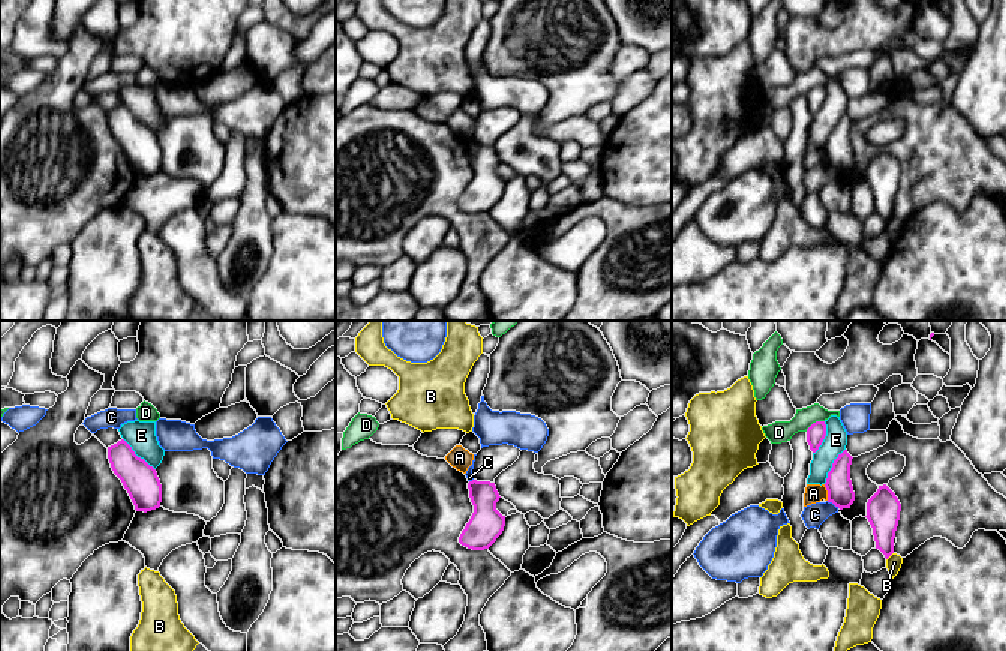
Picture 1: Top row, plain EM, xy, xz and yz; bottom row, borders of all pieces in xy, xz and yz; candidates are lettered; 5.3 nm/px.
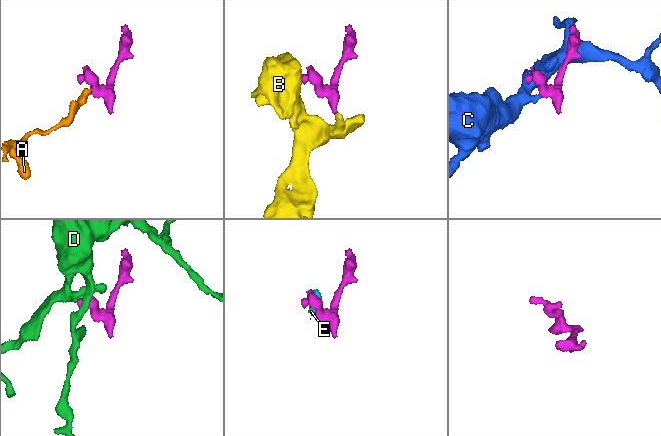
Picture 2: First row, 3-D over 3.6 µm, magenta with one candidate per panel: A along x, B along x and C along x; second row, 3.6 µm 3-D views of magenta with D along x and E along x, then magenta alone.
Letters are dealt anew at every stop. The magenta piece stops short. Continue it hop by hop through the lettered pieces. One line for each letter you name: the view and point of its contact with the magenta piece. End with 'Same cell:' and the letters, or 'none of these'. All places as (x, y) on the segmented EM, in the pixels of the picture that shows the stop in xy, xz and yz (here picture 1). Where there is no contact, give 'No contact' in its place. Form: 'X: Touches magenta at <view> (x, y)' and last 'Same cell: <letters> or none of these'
Same cell: none of these

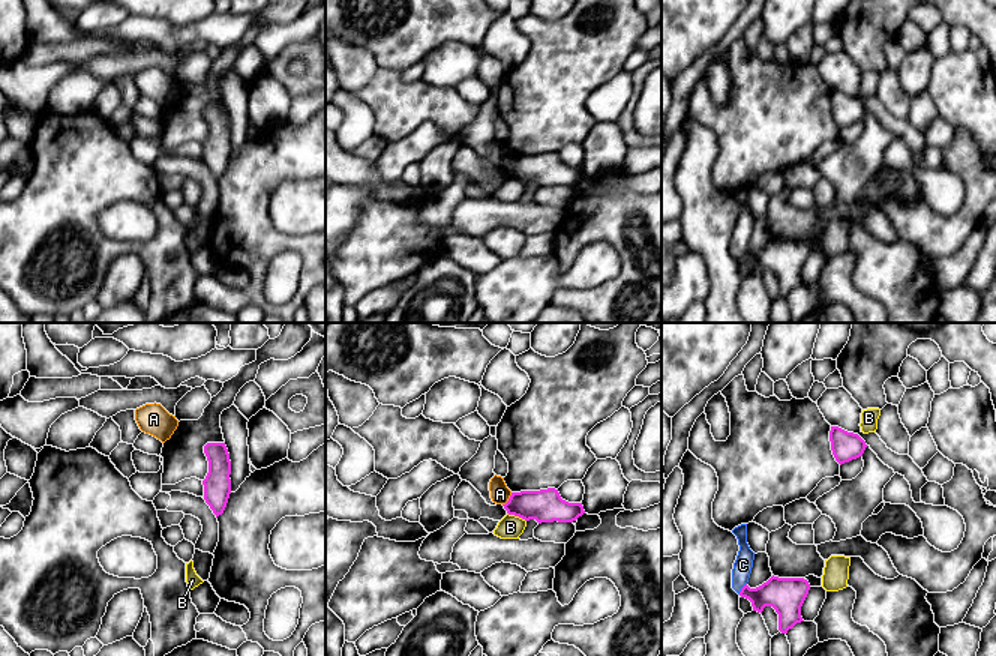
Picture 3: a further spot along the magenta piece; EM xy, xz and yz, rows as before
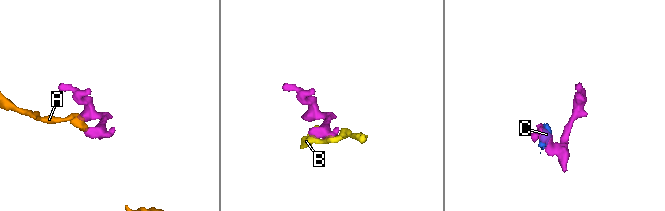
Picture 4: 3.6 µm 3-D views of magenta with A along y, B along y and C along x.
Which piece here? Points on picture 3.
Same cell: none of these

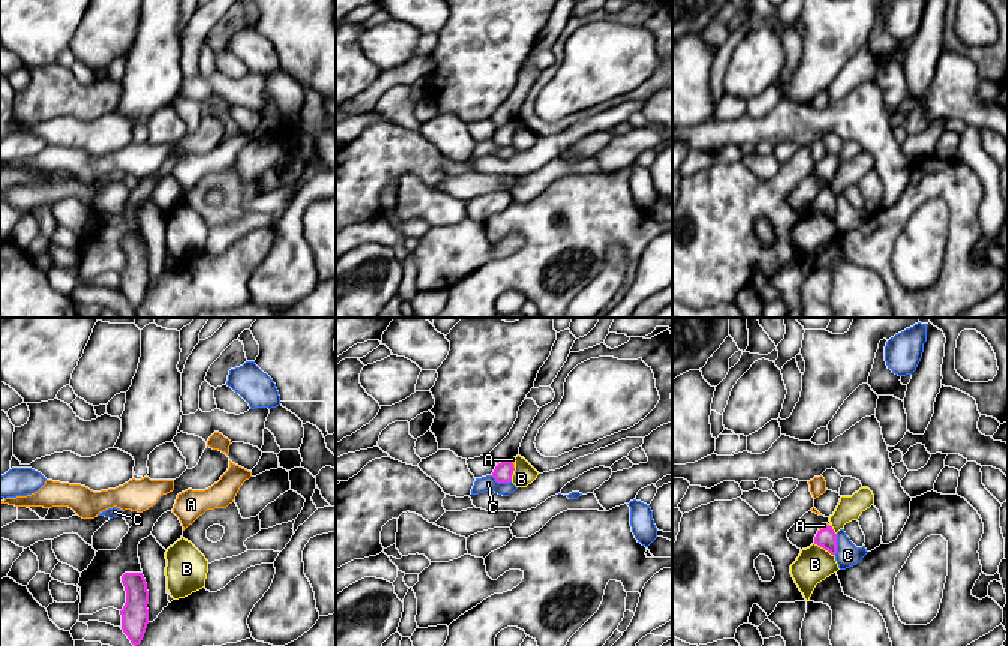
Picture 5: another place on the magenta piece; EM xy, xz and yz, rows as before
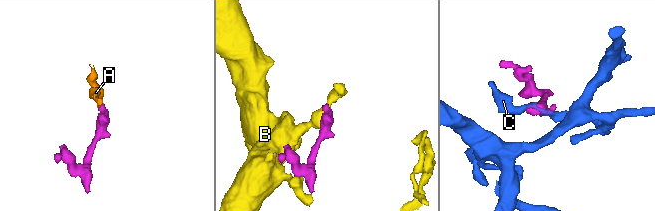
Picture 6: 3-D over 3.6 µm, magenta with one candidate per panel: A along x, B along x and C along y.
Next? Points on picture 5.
A: Touches magenta at yz (824, 528)
Same cell: A

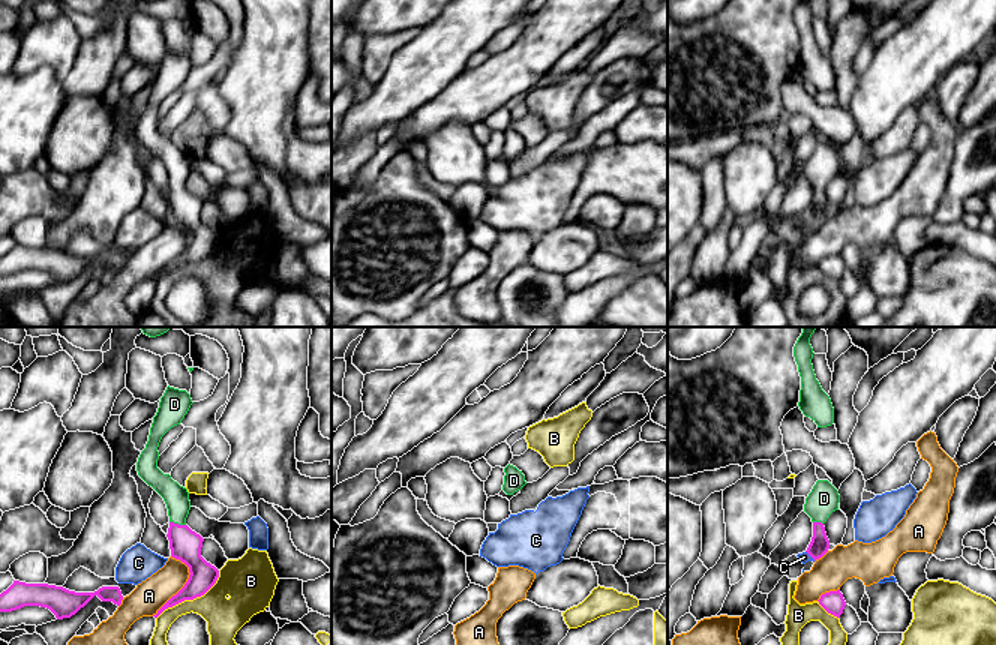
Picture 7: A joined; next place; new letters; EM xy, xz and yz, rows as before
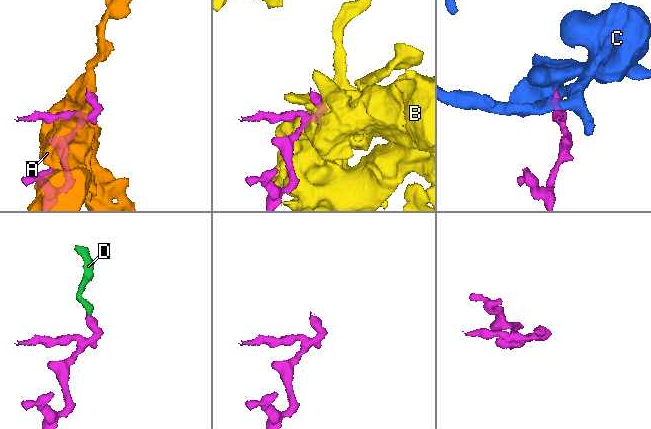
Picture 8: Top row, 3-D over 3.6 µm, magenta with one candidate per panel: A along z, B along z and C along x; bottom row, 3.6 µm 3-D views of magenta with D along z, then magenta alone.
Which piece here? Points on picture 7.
D: Touches magenta at xy (177, 524)
Same cell: D

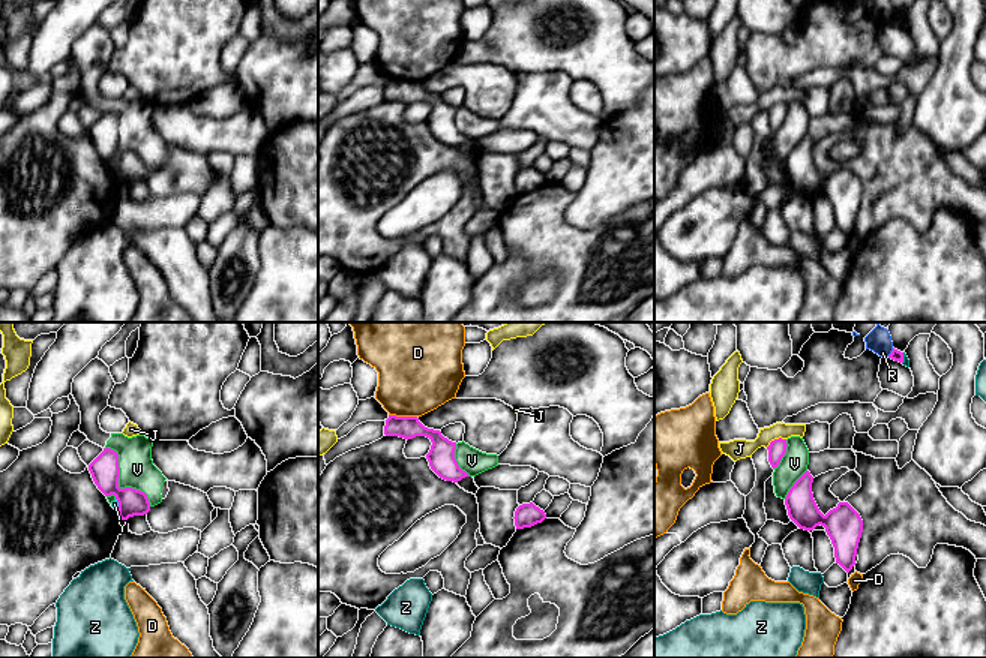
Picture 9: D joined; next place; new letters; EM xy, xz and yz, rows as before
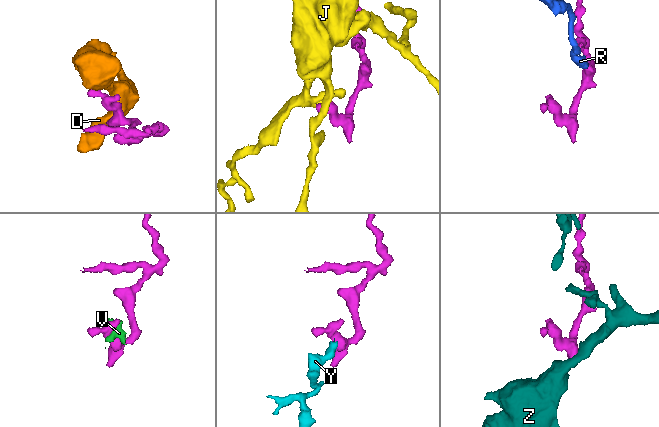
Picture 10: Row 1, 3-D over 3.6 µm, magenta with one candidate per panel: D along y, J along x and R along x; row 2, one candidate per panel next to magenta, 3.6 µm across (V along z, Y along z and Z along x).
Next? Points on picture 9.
Same cell: none of these

